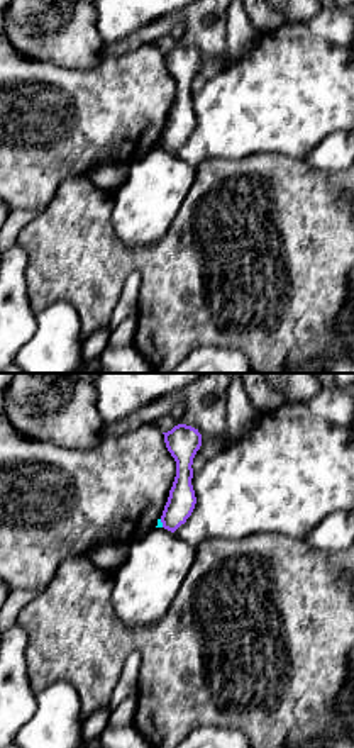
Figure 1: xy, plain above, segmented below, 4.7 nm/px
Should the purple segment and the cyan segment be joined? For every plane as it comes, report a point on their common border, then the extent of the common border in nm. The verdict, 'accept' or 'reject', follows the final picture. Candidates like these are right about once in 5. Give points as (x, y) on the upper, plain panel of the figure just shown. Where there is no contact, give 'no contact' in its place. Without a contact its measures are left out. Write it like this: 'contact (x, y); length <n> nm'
contact (161, 141); length 40 nm

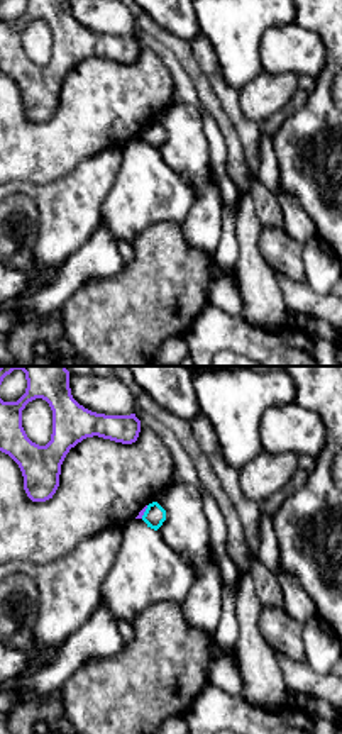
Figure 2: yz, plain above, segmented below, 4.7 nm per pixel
contact (144, 131); length 70 nm

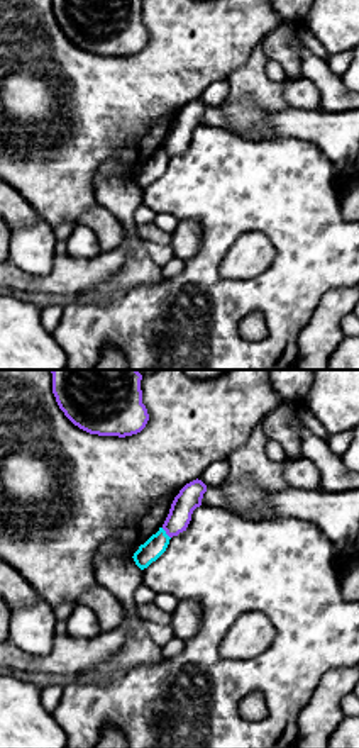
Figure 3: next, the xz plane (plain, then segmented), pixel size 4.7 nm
contact (166, 153); length 70 nm

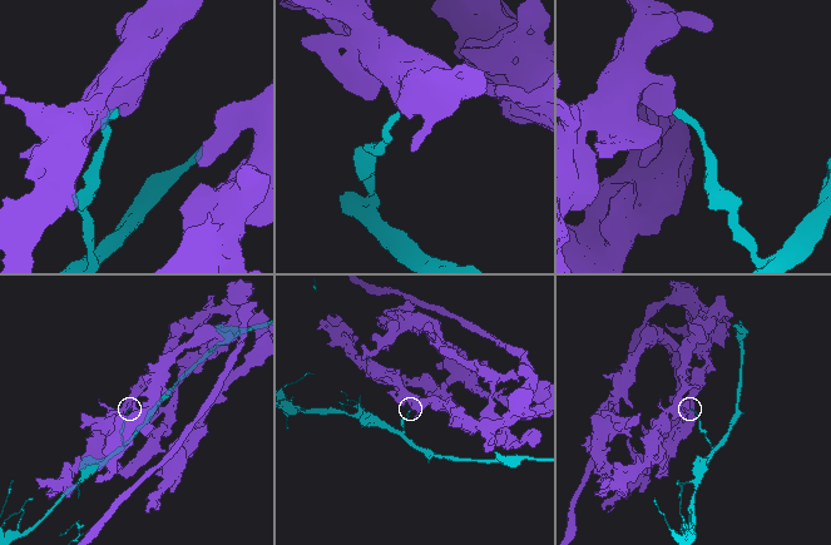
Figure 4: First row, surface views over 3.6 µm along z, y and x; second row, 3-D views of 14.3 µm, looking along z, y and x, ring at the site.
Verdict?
reject

